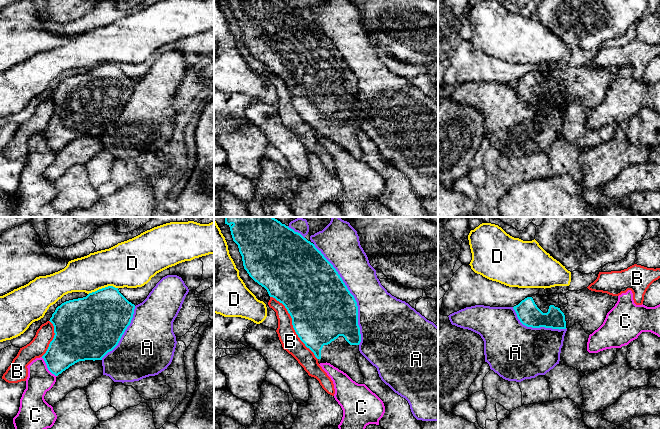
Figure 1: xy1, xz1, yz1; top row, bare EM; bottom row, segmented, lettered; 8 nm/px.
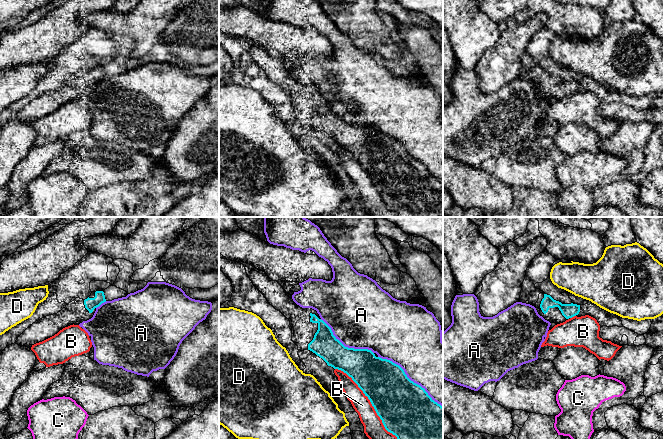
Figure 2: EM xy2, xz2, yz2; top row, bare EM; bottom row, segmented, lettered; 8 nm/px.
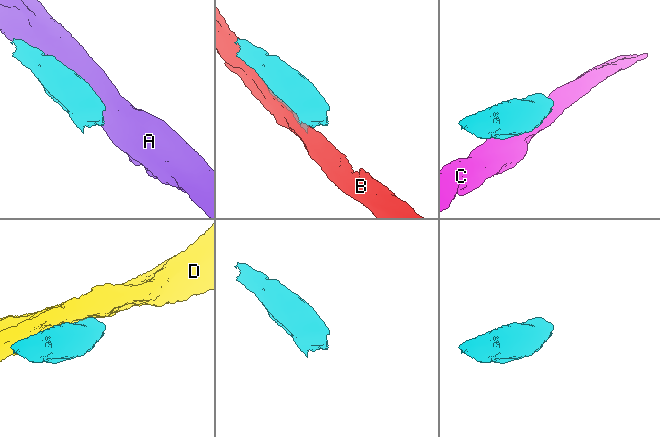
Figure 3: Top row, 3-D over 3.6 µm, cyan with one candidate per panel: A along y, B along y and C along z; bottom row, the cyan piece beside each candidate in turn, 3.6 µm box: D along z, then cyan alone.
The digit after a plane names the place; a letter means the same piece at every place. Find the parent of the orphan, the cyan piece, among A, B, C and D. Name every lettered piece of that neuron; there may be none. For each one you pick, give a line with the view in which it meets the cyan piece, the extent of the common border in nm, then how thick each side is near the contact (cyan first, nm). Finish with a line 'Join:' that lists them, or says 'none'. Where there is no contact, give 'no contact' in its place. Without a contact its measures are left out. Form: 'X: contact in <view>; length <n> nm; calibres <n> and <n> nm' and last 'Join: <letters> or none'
Join: none

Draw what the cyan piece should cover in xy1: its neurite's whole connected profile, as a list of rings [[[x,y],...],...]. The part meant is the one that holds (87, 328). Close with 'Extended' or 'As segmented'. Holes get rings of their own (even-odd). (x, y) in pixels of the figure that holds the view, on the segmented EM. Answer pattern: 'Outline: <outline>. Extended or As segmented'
Outline: [[[113,286],[89,293],[86,297],[62,303],[49,320],[54,326],[55,335],[42,356],[48,370],[58,376],[79,361],[102,360],[118,345],[131,323],[134,309],[135,305]]]. As segmented

